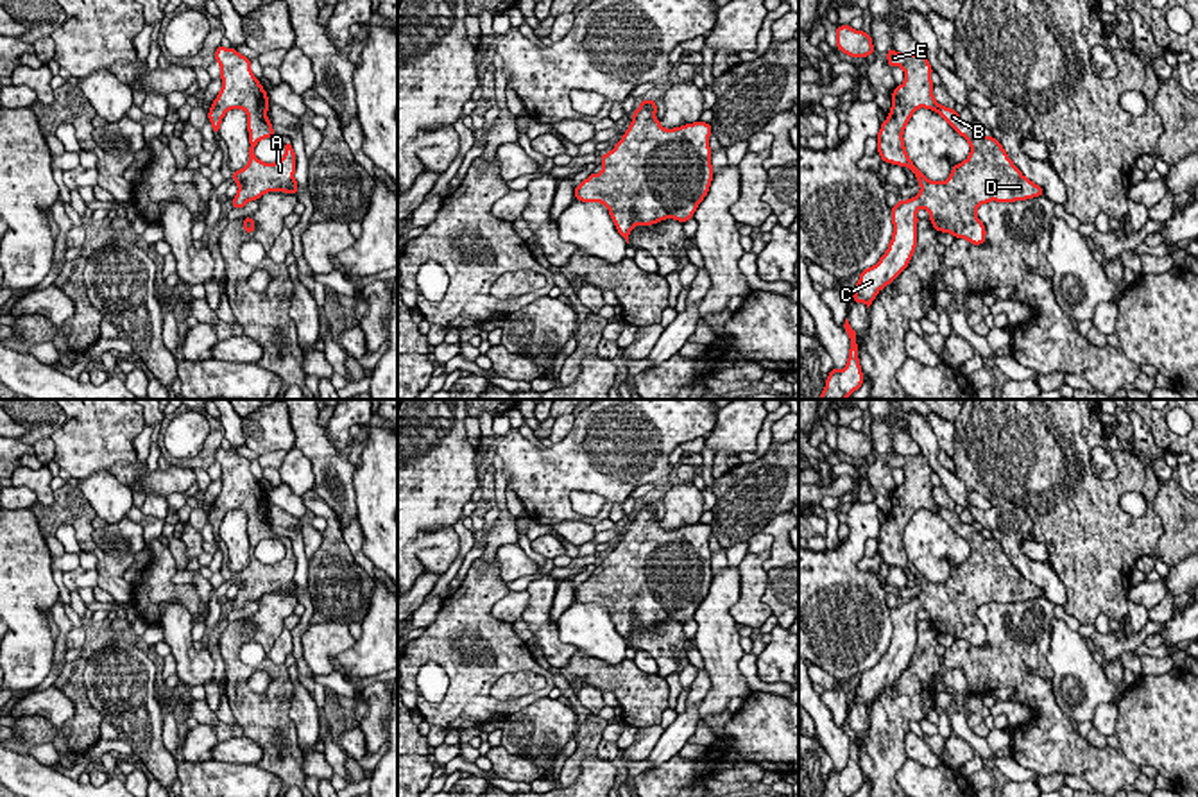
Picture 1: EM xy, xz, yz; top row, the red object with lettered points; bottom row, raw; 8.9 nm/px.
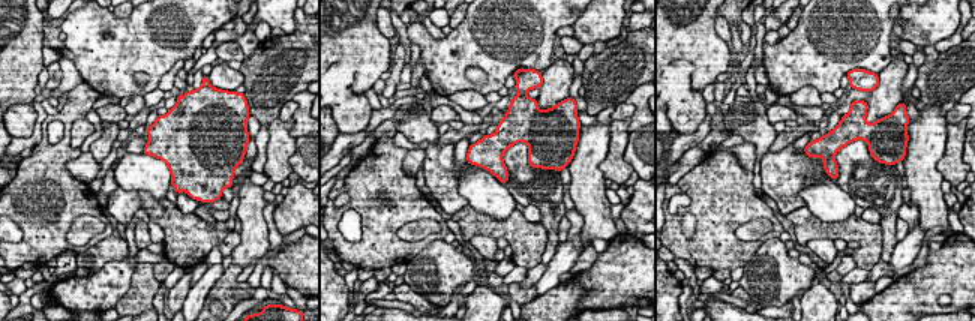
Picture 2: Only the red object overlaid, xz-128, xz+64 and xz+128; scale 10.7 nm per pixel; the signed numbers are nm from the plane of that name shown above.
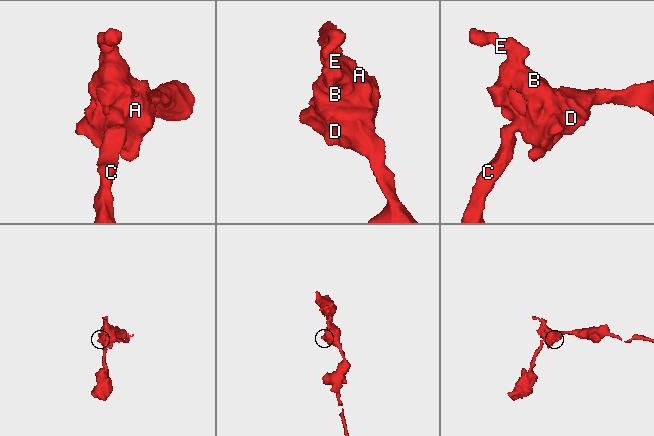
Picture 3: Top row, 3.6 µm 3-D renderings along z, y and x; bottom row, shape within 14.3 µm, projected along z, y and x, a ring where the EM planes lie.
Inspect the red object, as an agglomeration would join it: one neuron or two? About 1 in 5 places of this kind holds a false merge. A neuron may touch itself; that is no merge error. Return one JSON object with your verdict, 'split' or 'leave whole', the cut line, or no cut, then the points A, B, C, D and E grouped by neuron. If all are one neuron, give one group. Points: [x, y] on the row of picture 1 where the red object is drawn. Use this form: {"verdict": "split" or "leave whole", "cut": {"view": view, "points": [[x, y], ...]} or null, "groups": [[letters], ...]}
{"verdict": "leave whole", "cut": null, "groups": [["A", "B", "C", "D", "E"]]}

